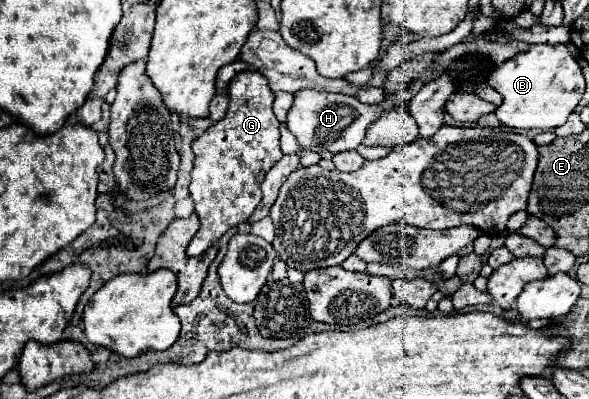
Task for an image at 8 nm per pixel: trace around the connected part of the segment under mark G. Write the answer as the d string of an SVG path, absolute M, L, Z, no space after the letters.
M258 71L238 73L228 87L230 107L224 119L212 123L198 139L192 141L194 167L190 195L200 217L200 229L190 241L186 253L190 257L202 255L228 229L248 221L262 199L260 185L272 165L282 157L280 151L280 123L272 113L274 93Z

